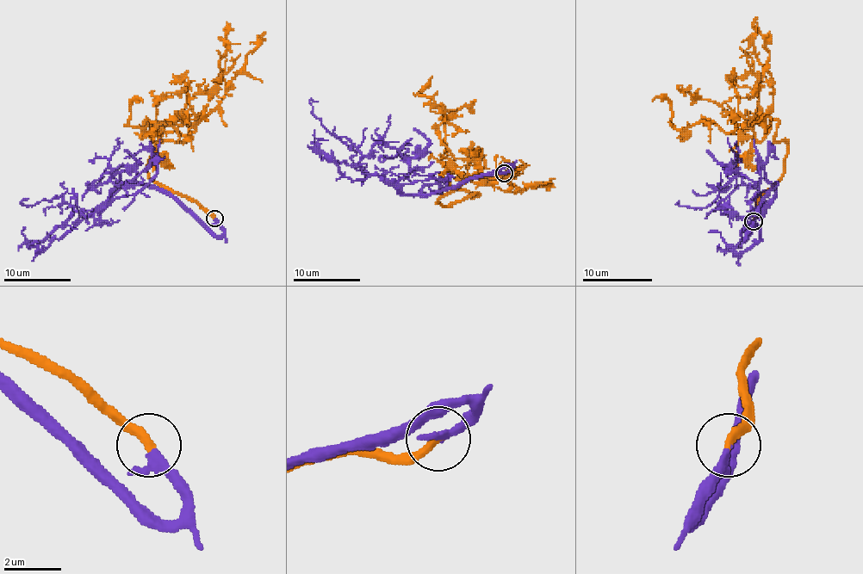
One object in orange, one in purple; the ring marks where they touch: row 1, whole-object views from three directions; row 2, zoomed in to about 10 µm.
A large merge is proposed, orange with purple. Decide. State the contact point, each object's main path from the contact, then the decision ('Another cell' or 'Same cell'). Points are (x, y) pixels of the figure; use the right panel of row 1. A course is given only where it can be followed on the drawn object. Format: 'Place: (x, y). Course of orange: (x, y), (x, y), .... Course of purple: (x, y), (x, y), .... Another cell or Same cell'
Place: (754, 221). Course of orange: (754, 221), (787, 143), (776, 120), (759, 141), (752, 126), (772, 102), (759, 27). Course of purple: (754, 221), (752, 230), (774, 185), (754, 218), (738, 216), (728, 197), (704, 207), (679, 200). Same cell

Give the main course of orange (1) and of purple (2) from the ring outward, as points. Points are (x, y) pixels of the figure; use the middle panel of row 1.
1: (504, 174), (437, 200), (477, 195), (452, 188), (442, 175), (450, 172), (507, 192), (555, 178)
2: (504, 174), (466, 178), (431, 194), (401, 194), (363, 172), (361, 153), (313, 113), (309, 101), (318, 101)

